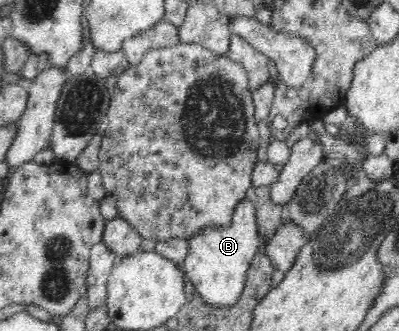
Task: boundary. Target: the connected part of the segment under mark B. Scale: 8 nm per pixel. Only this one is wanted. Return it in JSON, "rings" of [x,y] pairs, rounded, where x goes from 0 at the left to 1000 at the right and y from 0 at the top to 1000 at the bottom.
{"rings":[[[619,595],[604,598],[586,619],[581,659],[566,683],[519,677],[471,716],[459,825],[514,912],[534,924],[576,924],[594,909],[612,864],[619,810],[644,758],[659,752],[642,656],[634,610]]]}

